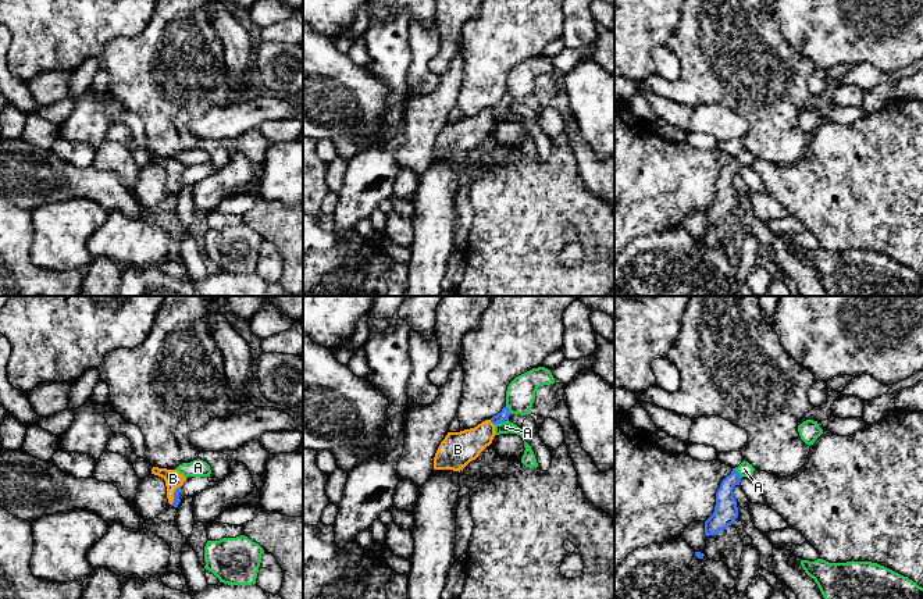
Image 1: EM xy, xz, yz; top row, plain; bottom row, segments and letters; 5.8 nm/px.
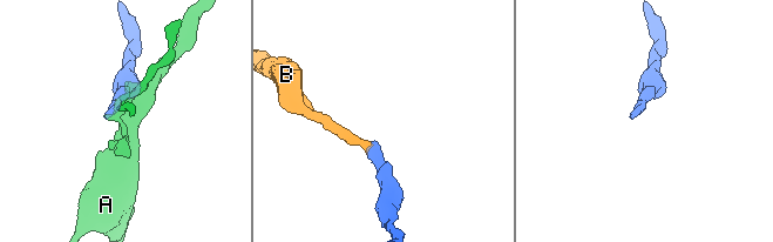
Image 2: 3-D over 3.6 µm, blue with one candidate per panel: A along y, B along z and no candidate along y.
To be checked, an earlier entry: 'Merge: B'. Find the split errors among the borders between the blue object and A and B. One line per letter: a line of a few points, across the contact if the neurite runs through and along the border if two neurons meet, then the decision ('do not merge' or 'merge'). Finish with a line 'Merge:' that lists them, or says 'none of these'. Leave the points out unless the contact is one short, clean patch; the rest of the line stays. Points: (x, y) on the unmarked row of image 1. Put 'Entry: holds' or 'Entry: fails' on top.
Entry: holds
A: do not merge
B: line xz (503, 104), (492, 111), (474, 129), (460, 136); merge
Merge: B

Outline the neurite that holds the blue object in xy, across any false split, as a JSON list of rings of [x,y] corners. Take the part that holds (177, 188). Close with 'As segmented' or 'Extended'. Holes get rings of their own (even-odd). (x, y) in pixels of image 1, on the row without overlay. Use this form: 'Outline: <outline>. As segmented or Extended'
Outline: [[[153,156],[152,163],[158,164],[165,170],[168,192],[174,196],[178,196],[181,190],[179,178],[186,170],[186,167],[177,158],[167,158],[158,156]]]. Extended

